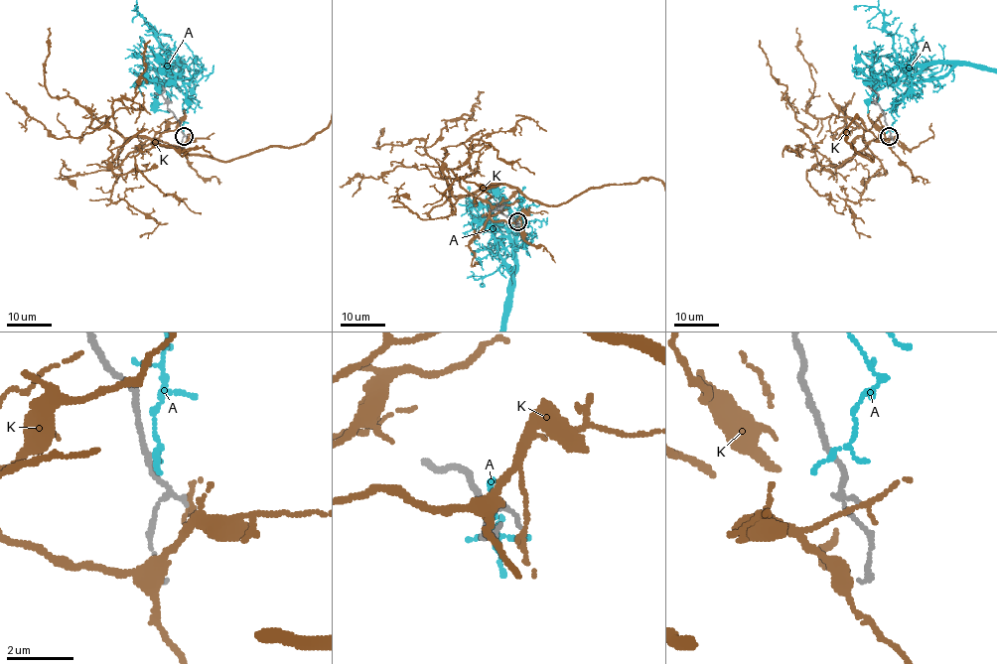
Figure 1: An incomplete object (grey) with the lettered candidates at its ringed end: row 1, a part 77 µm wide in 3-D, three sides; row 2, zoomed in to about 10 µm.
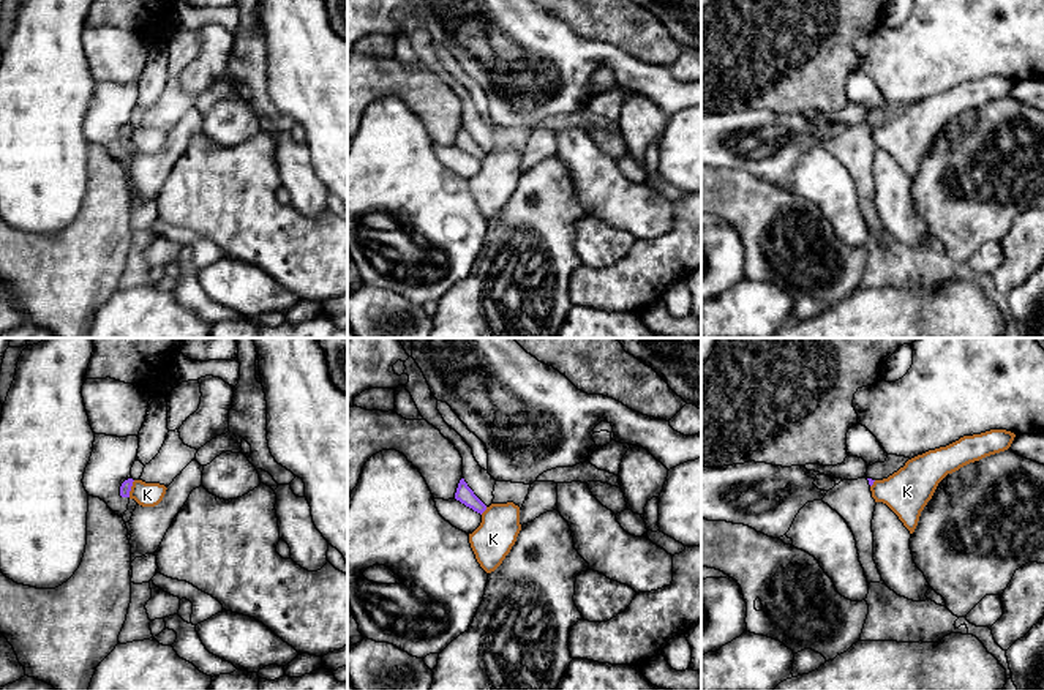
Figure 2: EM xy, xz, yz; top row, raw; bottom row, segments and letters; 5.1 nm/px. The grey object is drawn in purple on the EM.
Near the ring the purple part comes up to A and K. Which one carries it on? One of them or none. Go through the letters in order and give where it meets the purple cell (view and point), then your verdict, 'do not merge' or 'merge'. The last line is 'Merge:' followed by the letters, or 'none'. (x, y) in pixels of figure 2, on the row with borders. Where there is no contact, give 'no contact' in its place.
A: no contact; do not merge
K: meets purple in xy at (130, 488); do not merge
Merge: none

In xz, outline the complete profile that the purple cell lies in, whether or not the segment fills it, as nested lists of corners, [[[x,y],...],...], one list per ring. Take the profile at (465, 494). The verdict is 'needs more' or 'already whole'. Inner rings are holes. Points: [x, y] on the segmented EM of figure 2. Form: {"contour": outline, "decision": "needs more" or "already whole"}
{"contour": [[[461,478],[458,483],[455,499],[480,515],[486,510],[486,505],[474,494],[464,478]]], "decision": "already whole"}

